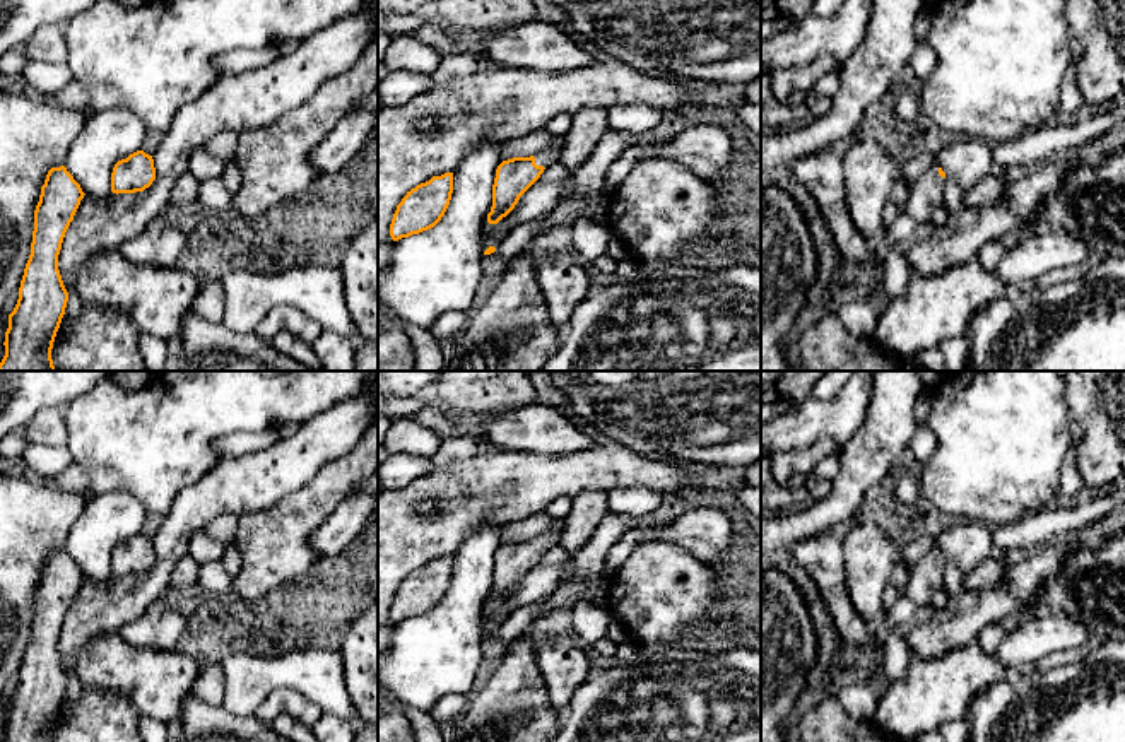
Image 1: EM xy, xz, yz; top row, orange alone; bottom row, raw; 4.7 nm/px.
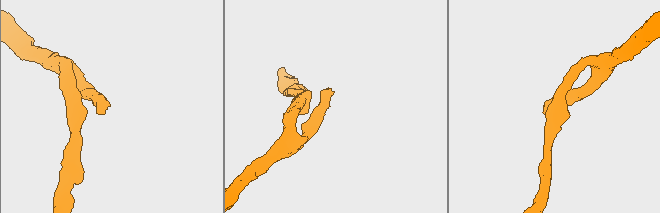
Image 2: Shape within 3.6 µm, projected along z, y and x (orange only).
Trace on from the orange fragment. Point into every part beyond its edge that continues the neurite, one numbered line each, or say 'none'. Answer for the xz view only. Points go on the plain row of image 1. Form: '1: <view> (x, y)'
1: xz (546, 541)

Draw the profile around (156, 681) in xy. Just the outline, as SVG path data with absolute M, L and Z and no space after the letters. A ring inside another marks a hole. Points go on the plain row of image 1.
M120 633L96 636L77 660L77 677L82 687L118 692L130 699L142 716L156 718L173 727L180 718L183 699L190 694L198 662L178 650L162 651L127 643Z

